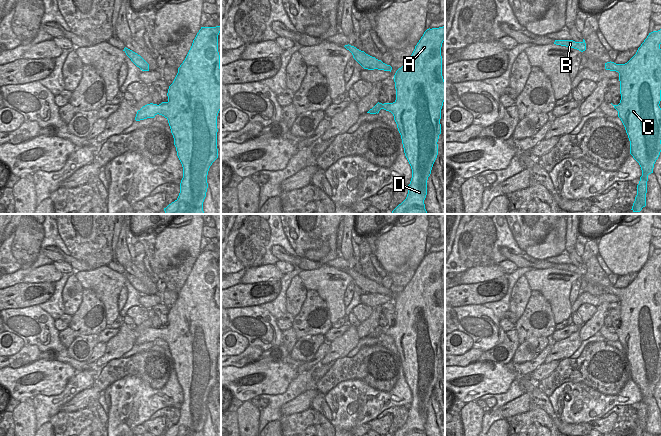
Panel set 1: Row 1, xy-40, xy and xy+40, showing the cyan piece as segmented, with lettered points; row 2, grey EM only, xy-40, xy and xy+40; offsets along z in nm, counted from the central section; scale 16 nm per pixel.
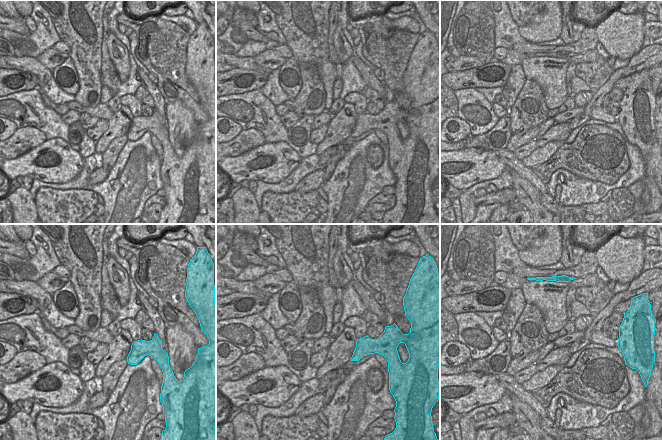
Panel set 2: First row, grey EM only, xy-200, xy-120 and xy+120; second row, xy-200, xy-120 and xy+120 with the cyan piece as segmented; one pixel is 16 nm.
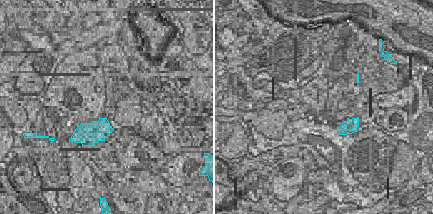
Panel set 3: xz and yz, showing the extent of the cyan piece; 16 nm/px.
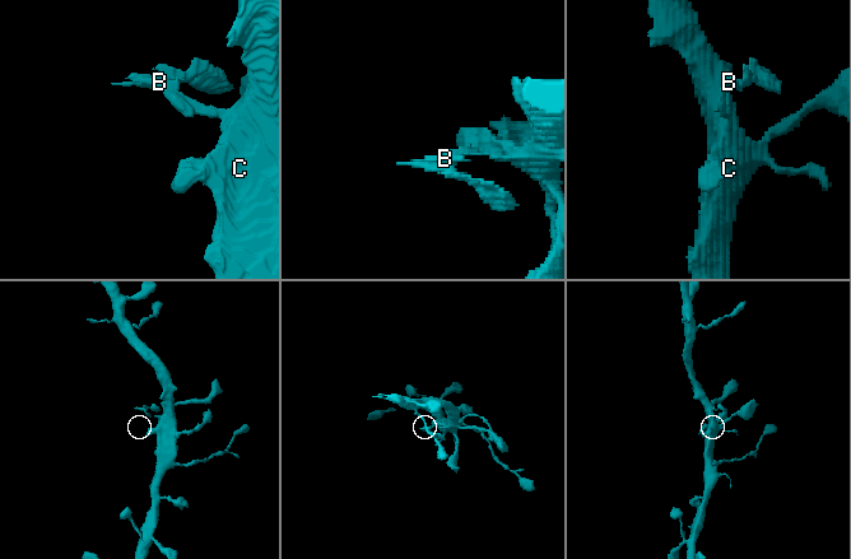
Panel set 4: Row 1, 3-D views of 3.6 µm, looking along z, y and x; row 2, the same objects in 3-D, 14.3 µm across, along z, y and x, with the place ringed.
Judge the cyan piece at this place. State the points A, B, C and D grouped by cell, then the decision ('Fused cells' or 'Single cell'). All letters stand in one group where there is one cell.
Groups: A C D / B. Fused cells

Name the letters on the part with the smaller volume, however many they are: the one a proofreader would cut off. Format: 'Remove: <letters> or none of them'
Remove: B

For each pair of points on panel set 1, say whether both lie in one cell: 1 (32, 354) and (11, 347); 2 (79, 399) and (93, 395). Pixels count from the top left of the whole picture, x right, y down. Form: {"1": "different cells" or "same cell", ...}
{"1": "different cells", "2": "same cell"}

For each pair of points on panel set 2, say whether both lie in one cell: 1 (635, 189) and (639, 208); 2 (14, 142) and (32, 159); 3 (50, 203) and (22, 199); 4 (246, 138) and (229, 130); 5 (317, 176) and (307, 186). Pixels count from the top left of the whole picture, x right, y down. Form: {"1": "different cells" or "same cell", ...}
{"1": "same cell", "2": "different cells", "3": "different cells", "4": "different cells", "5": "same cell"}

